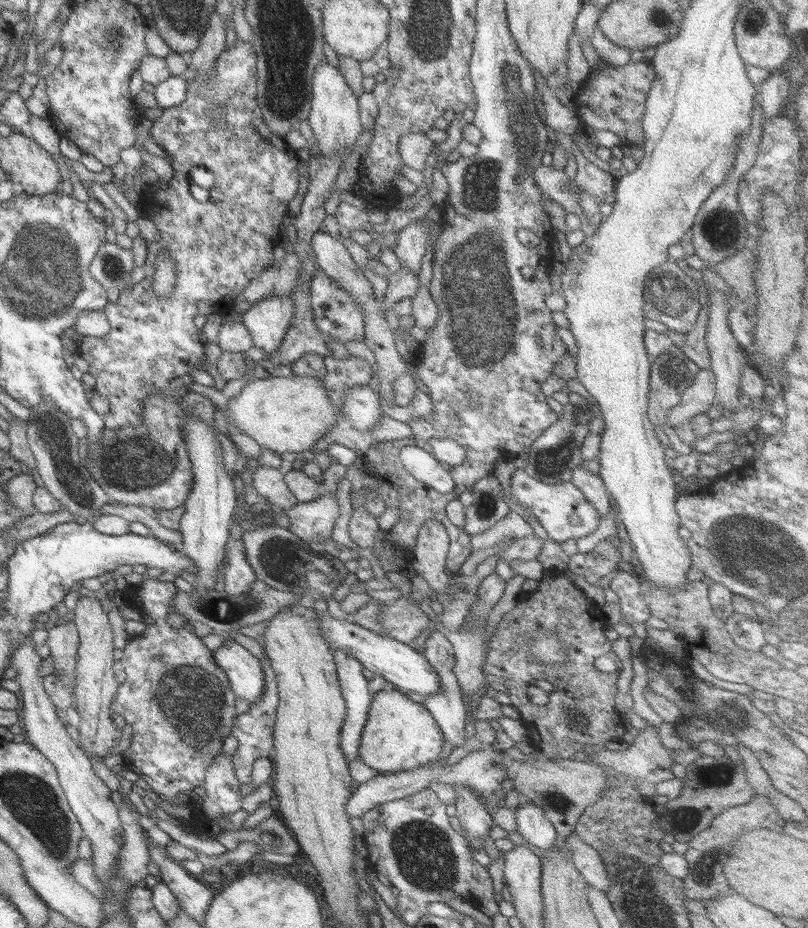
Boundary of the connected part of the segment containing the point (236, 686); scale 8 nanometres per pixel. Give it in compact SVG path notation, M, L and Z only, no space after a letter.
M228 640L211 654L214 664L225 674L234 697L245 700L249 706L257 702L264 689L259 660L235 641Z

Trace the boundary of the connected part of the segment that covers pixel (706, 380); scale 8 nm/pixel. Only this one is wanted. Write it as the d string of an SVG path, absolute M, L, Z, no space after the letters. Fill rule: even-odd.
M699 369L691 385L683 390L679 404L667 412L667 425L675 429L677 425L690 421L693 416L704 414L714 405L714 377L709 371Z

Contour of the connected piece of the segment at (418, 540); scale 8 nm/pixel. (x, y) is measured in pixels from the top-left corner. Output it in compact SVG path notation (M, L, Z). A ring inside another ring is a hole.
M427 520L417 531L410 550L409 563L415 574L427 582L433 593L446 593L450 574L445 572L445 556L449 545L444 527L435 520Z

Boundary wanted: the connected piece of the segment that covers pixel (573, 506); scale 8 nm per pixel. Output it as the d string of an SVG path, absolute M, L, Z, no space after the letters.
M516 469L510 478L509 492L521 506L529 508L528 512L533 514L533 517L547 532L547 539L551 542L563 543L569 539L582 538L591 534L599 524L598 512L570 481L545 484L543 481L527 476L523 470Z

